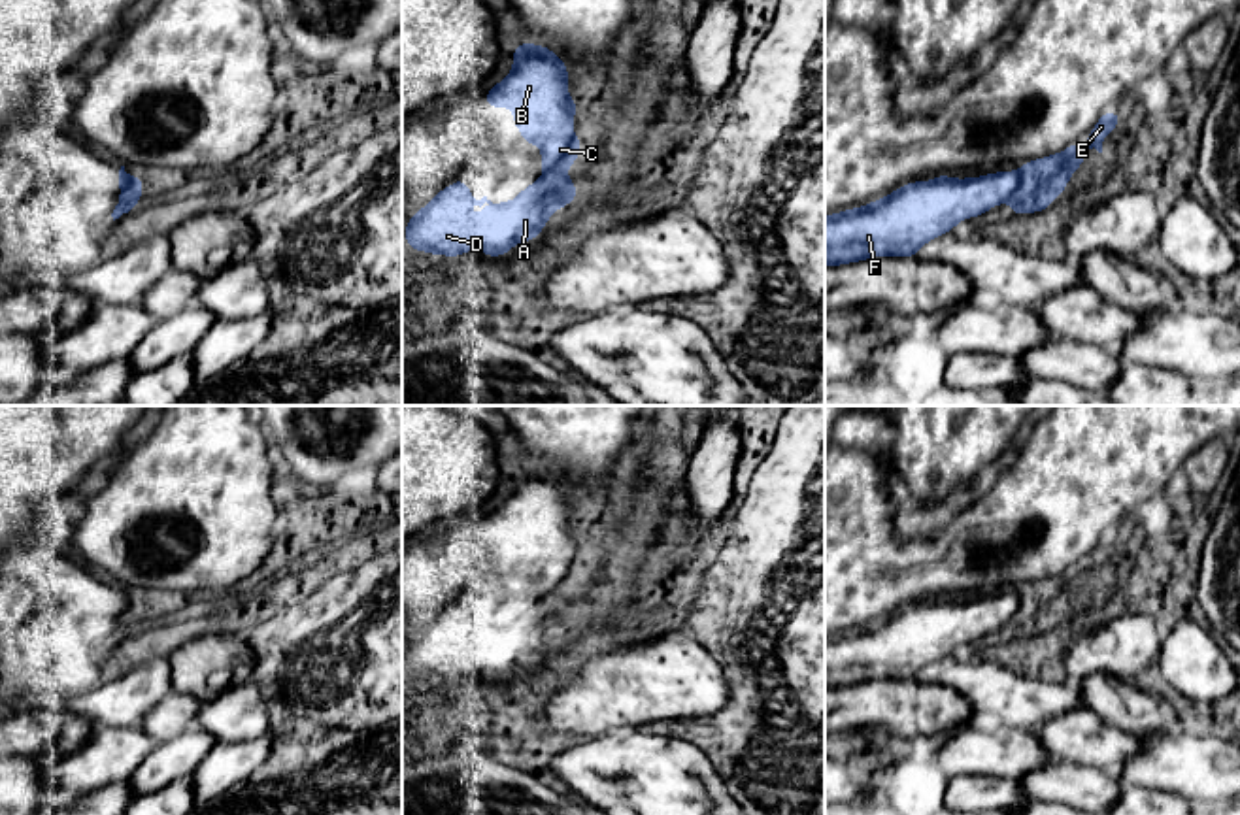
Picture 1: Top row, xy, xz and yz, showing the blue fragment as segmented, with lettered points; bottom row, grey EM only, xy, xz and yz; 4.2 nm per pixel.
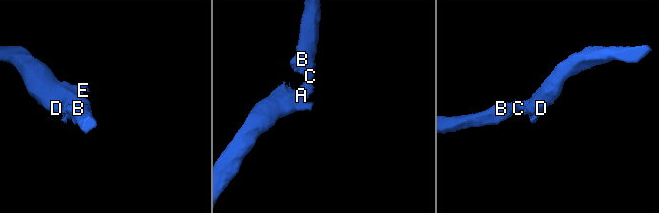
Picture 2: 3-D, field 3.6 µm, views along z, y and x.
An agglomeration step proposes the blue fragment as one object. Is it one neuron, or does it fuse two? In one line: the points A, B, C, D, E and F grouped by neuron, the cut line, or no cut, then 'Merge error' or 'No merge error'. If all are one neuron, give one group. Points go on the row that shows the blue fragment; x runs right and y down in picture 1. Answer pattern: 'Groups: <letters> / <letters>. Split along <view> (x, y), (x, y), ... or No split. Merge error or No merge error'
Groups: A D E / B C F. Split along yz (1022, 166), (1023, 180), (1012, 200). Merge error

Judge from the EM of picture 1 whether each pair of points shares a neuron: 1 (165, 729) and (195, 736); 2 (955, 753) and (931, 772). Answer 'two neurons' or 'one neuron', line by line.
1: two neurons
2: two neurons

